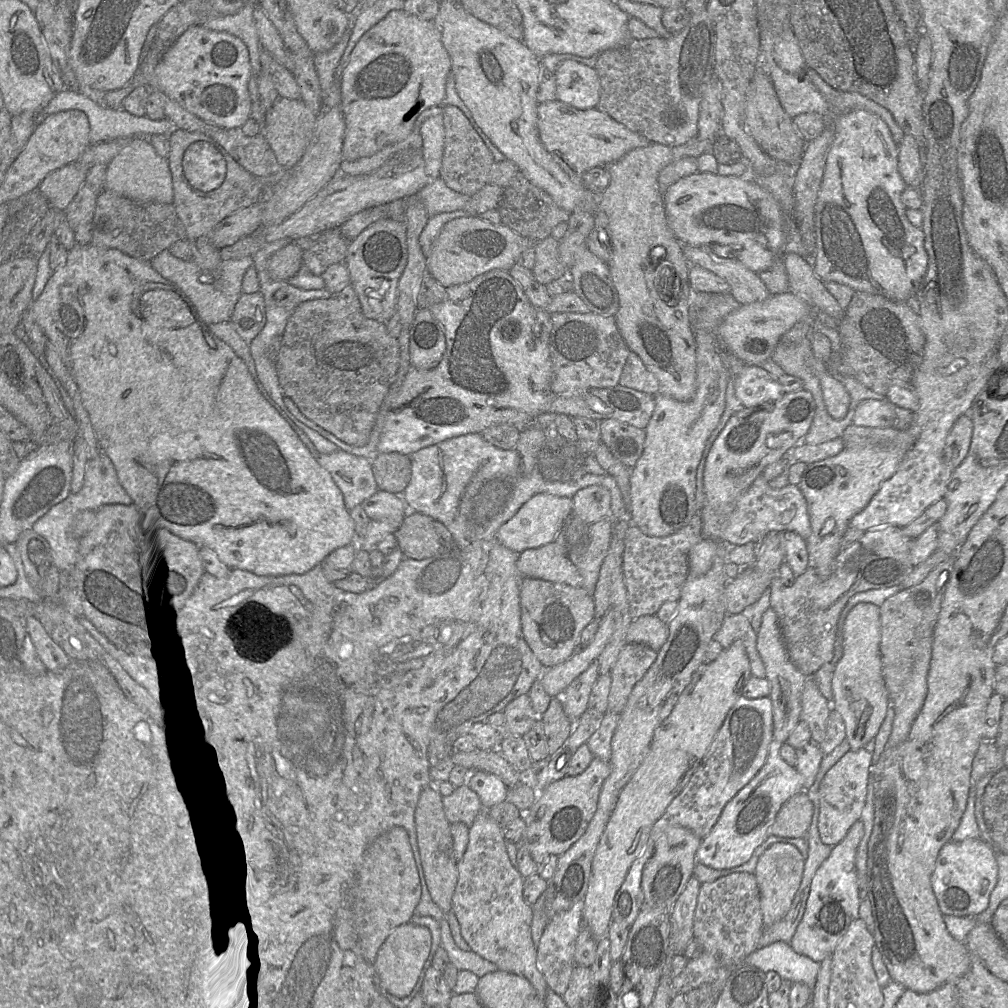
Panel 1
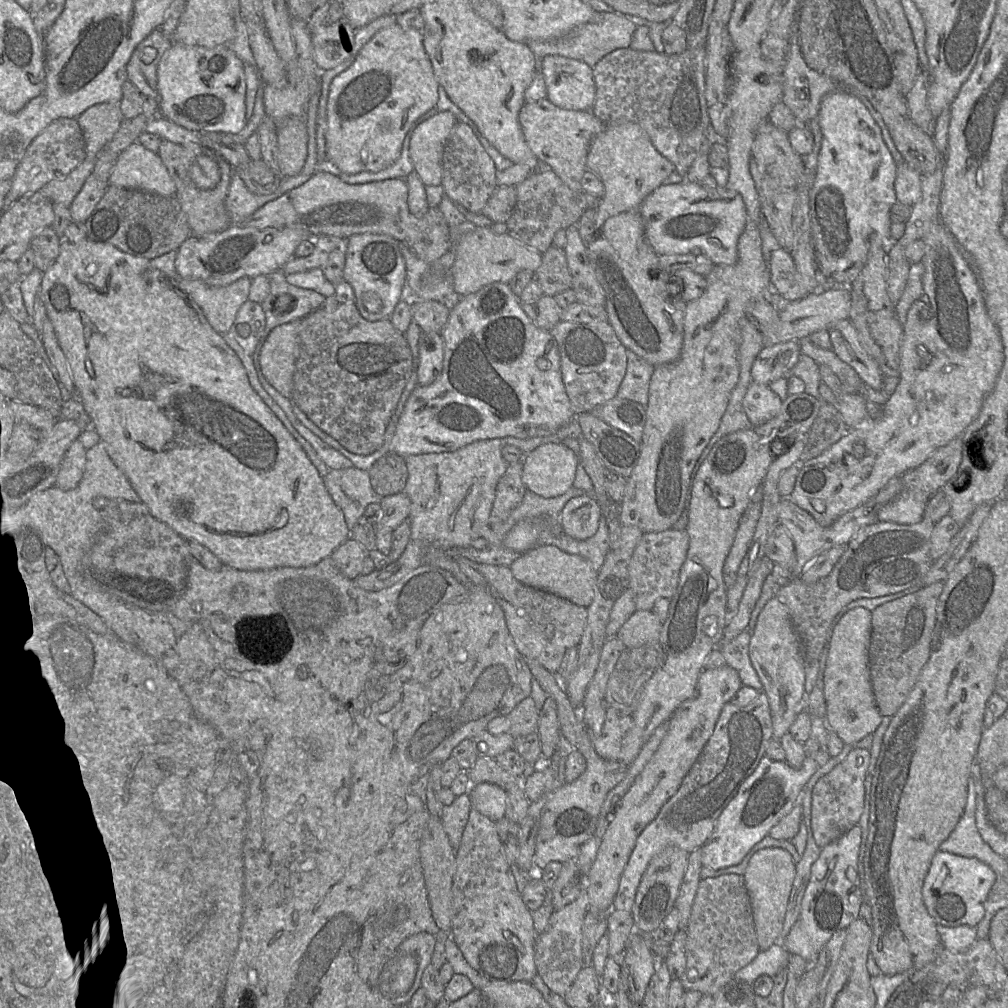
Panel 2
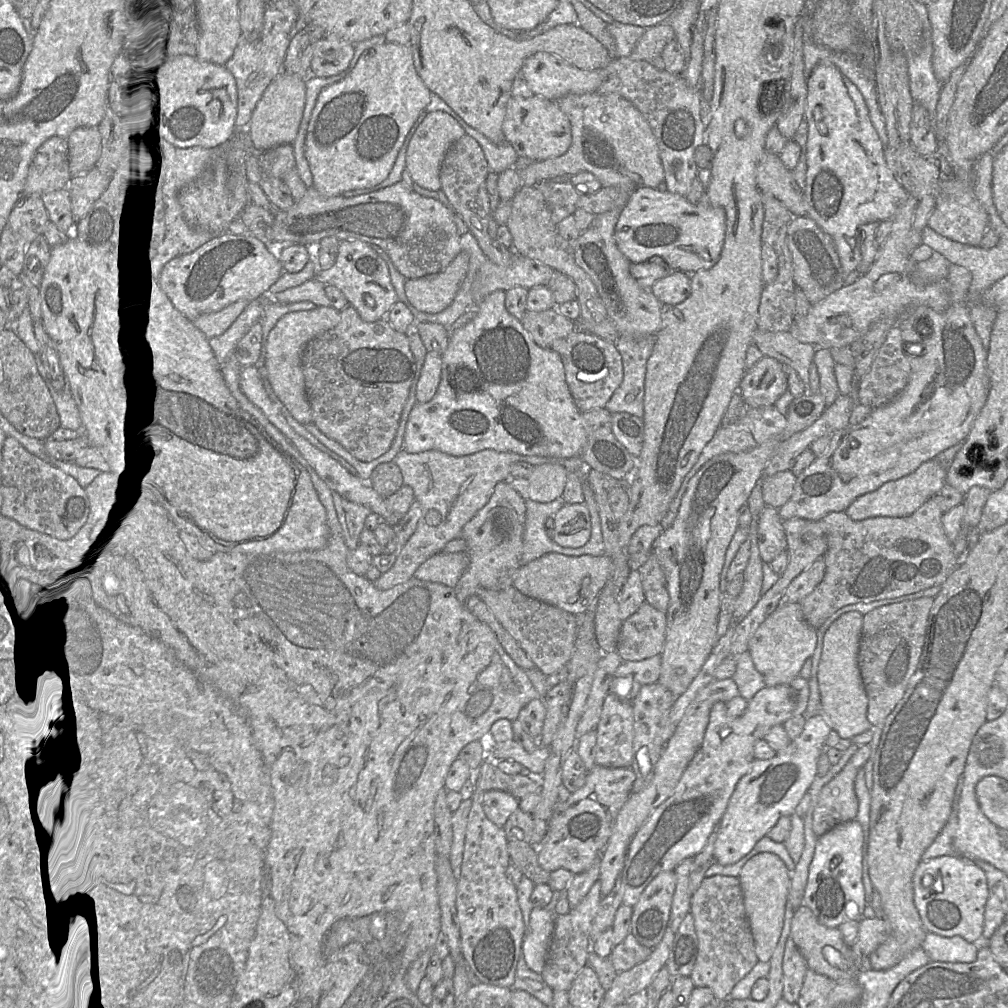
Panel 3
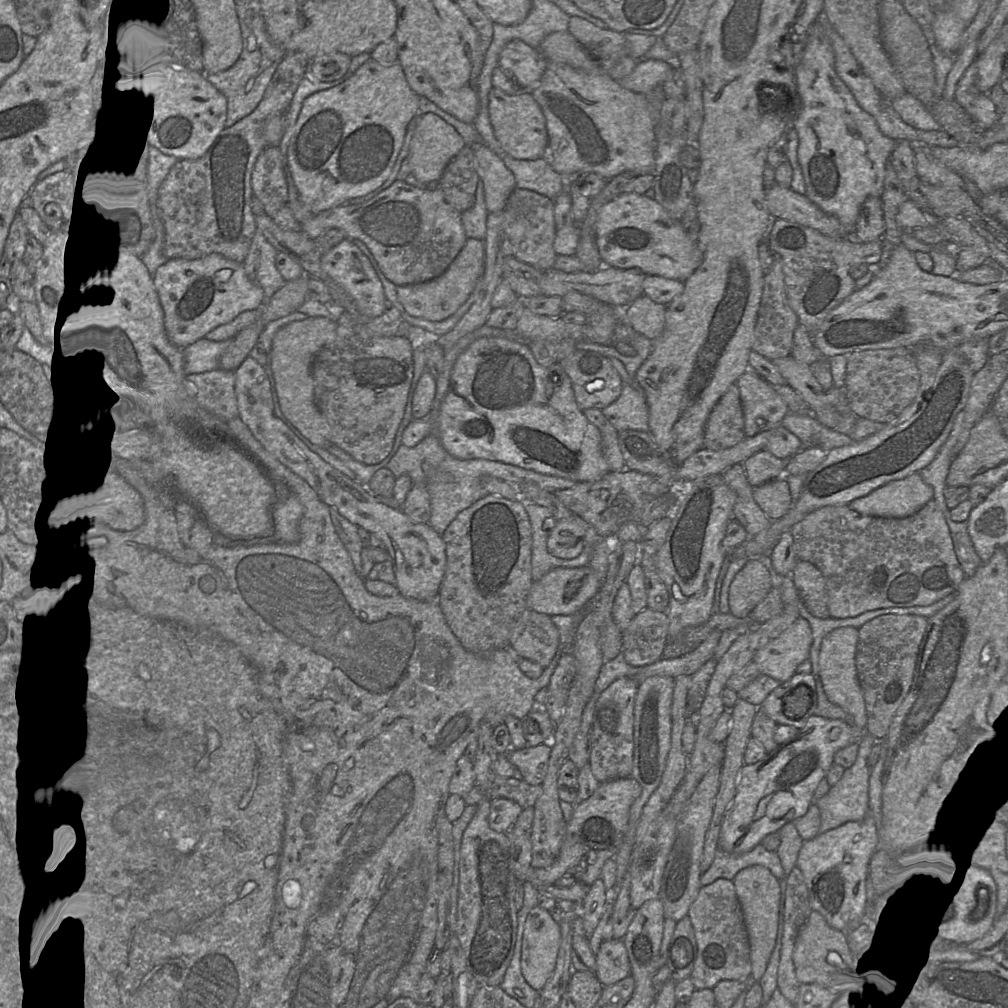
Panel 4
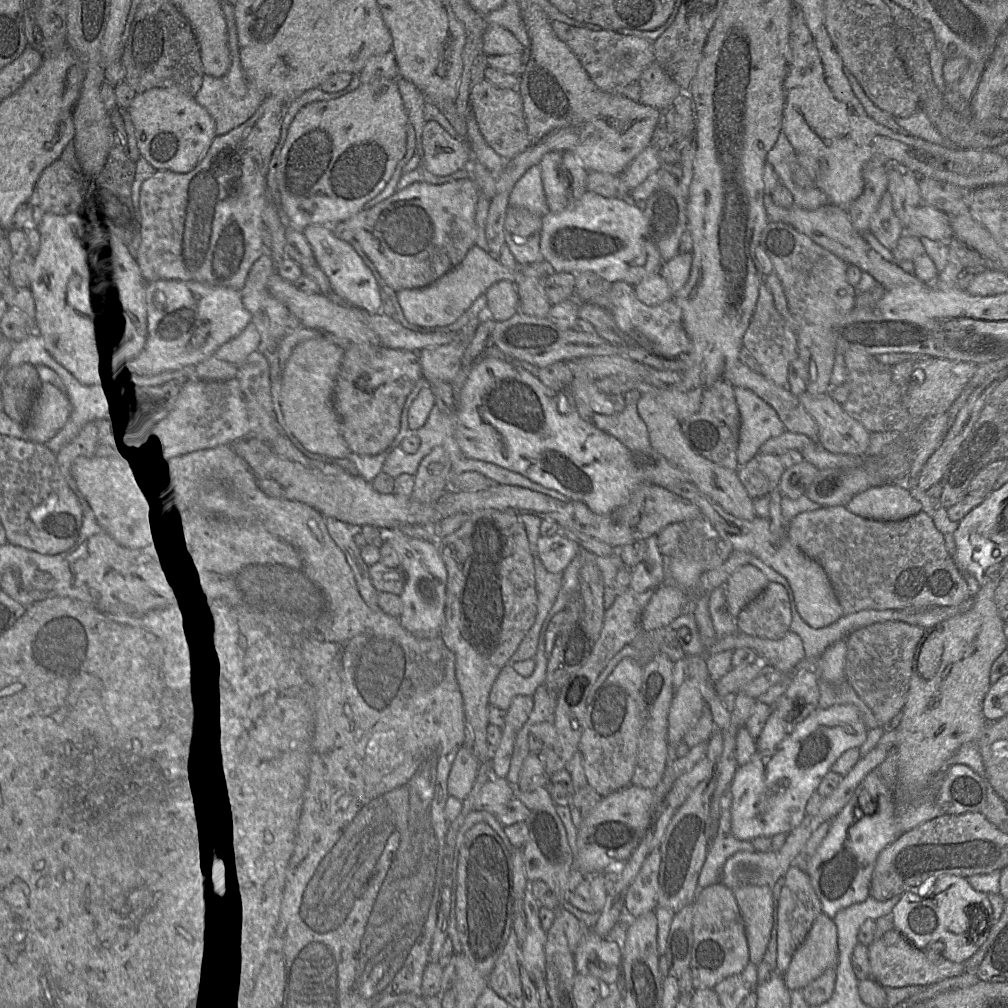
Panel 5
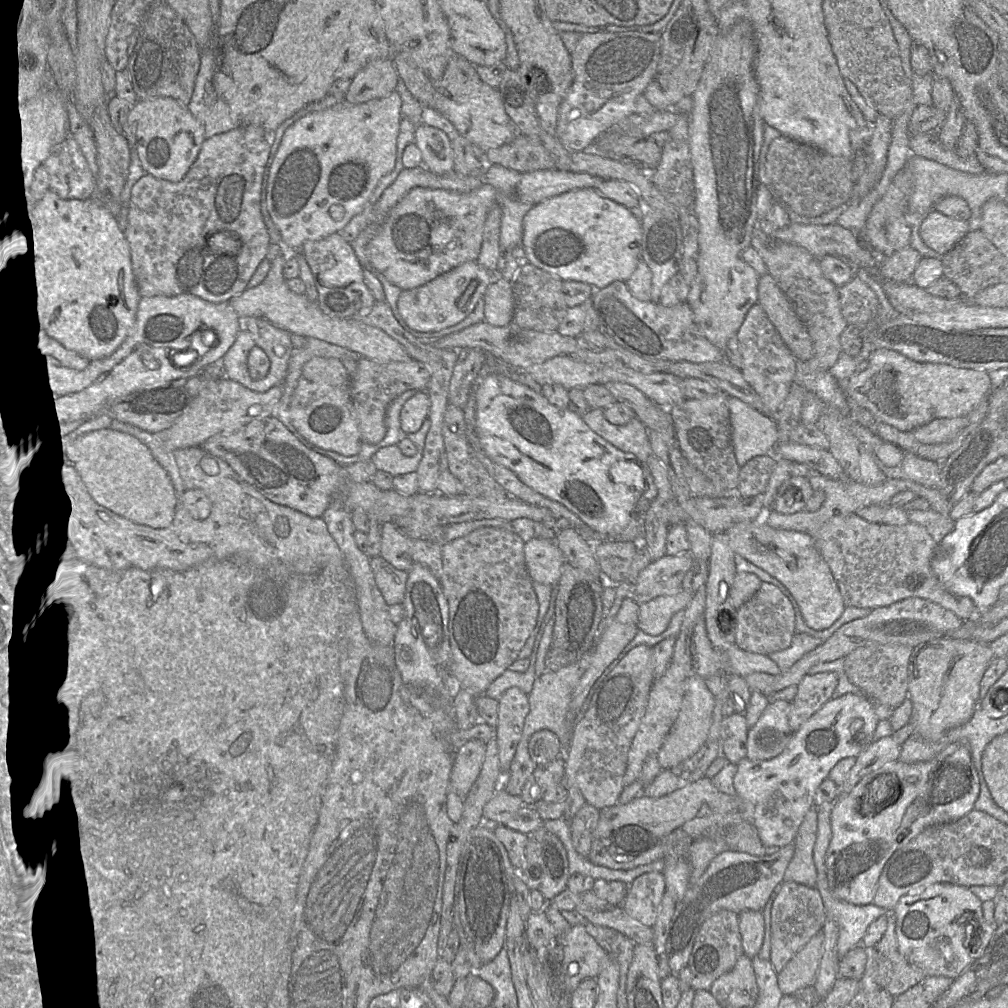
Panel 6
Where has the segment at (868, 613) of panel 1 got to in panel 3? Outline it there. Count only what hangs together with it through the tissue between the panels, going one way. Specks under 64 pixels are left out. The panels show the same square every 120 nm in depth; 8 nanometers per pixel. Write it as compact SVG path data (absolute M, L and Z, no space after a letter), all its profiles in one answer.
M856 611L845 613L835 620L824 635L818 666L822 713L832 730L844 739L852 739L872 728L867 718L868 697L858 666L862 625L863 615Z

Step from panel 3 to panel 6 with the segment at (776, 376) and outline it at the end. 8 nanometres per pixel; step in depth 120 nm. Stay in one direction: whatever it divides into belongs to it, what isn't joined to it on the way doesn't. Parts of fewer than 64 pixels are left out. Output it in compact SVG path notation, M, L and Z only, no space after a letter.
M729 397L728 407L731 440L739 467L756 456L771 453L778 441L772 415L758 411L736 397Z

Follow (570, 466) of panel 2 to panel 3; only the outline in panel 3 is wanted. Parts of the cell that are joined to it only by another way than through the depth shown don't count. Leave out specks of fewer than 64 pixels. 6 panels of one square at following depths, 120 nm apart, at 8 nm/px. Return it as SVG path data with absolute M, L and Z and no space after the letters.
M549 460L535 466L525 478L510 478L510 486L524 500L550 502L560 498L565 488L568 471L561 461Z

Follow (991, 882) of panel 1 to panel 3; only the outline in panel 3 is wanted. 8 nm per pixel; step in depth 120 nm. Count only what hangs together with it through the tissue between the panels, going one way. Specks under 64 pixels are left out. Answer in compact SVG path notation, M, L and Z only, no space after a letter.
M943 855L921 861L915 869L912 883L914 904L927 933L943 937L961 936L970 943L981 943L988 884L979 866L958 855Z

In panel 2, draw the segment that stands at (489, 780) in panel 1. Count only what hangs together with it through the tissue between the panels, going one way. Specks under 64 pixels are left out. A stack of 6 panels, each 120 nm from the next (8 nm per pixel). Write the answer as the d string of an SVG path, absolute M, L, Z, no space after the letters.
M486 782L471 785L468 795L472 808L494 823L505 817L507 792L500 786Z

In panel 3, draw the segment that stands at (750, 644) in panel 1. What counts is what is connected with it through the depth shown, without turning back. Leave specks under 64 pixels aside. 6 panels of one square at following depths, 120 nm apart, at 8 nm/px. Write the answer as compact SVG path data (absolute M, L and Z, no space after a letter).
M749 651L738 654L733 658L736 662L733 680L738 687L739 695L749 702L756 693L766 687L765 681L755 668Z

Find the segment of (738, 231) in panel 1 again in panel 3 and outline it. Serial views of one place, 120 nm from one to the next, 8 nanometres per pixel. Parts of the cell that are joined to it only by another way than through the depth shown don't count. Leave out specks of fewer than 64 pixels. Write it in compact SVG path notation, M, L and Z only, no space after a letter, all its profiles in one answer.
M637 188L629 196L615 226L615 241L631 263L660 257L672 270L693 274L714 266L721 255L726 231L725 210L712 205L692 204L685 196Z

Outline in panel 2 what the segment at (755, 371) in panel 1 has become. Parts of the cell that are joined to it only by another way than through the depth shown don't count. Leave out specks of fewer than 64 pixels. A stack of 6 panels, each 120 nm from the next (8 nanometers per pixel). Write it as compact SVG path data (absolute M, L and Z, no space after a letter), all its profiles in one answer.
M751 382L743 400L745 413L752 426L773 419L780 411L782 400L768 385Z

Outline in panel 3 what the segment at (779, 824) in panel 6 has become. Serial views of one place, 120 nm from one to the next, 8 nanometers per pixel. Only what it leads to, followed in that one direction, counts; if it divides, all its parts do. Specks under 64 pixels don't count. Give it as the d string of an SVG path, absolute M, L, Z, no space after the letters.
M823 714L807 718L802 733L791 740L788 747L766 760L754 760L750 770L739 780L731 795L727 808L717 827L717 838L714 844L714 861L721 865L731 865L748 854L755 844L783 816L791 816L813 780L817 776L817 762L823 751L825 742L832 728Z

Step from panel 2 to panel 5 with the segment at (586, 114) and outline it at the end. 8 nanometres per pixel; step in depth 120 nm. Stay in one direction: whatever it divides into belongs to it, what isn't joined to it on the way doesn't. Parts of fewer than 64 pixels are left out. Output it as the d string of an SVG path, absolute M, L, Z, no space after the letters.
M484 79L472 88L469 100L481 134L499 156L511 160L530 147L523 102L517 90L499 88Z

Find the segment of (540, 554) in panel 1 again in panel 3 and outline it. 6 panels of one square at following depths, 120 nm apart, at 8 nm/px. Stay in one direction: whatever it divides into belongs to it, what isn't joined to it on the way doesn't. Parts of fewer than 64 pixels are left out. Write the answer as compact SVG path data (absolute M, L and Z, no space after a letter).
M551 552L522 564L513 577L513 585L526 596L574 615L582 615L589 607L594 607L599 593L610 580L613 570L613 561L607 555L573 557Z

